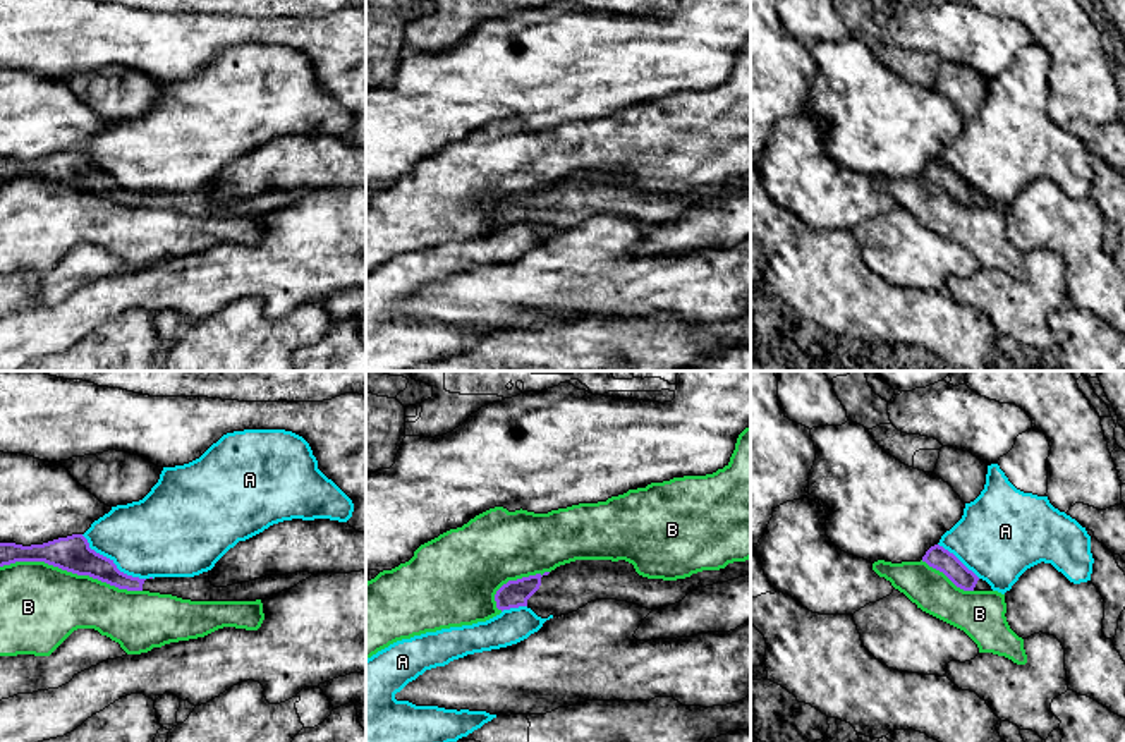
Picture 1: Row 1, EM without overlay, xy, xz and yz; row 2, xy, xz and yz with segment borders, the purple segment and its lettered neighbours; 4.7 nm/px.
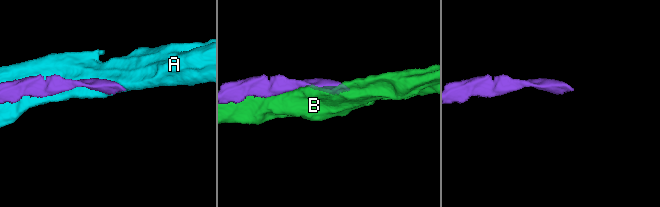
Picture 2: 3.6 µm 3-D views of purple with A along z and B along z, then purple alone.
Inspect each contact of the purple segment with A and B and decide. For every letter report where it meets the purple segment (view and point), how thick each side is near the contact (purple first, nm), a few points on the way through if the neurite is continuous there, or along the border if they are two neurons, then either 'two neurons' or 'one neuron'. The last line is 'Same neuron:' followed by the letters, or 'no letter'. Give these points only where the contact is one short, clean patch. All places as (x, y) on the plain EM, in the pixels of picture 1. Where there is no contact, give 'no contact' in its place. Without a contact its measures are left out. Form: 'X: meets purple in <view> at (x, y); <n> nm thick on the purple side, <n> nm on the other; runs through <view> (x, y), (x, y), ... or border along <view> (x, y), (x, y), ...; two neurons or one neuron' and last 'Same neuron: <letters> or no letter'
A: meets purple in xy at (112, 177); 170 nm thick on the purple side, 380 nm on the other; two neurons
B: meets purple in xy at (71, 186); 170 nm thick on the purple side, 380 nm on the other; two neurons
Same neuron: no letter

